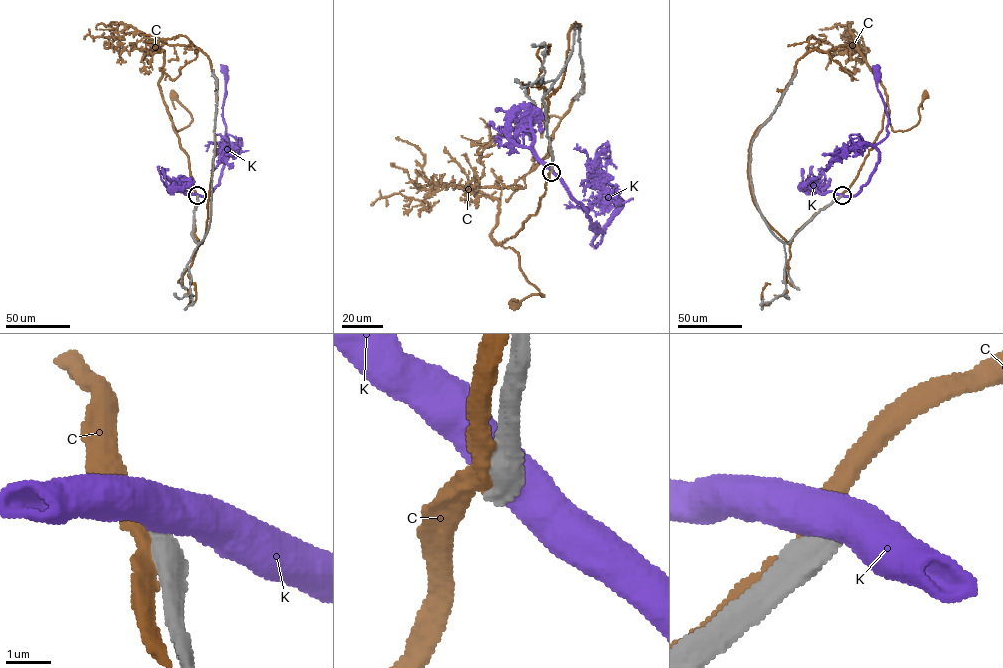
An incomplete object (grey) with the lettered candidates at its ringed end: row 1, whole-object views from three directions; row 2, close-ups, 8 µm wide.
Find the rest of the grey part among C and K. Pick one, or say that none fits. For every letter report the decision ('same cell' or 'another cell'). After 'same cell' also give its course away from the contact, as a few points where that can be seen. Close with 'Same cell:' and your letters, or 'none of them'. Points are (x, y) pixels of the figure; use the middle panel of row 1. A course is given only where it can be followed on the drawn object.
C: another cell
K: another cell
Same cell: none of them

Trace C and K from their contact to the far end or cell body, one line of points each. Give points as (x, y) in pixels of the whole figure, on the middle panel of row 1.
C: (551, 171), (538, 210), (514, 236), (500, 243), (517, 253), (523, 276), (543, 295), (531, 294), (514, 306)
K: (552, 171), (586, 211), (596, 229), (602, 230), (607, 225), (602, 240), (593, 245), (595, 225)

